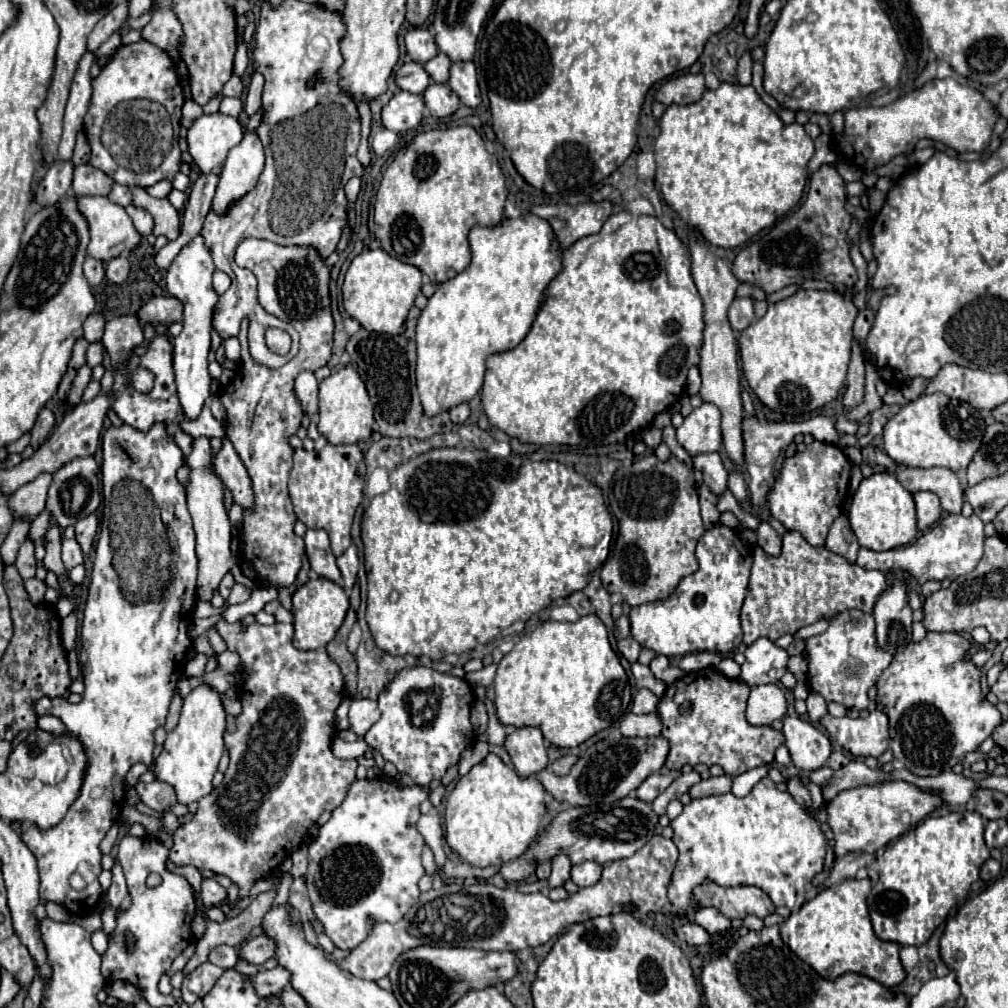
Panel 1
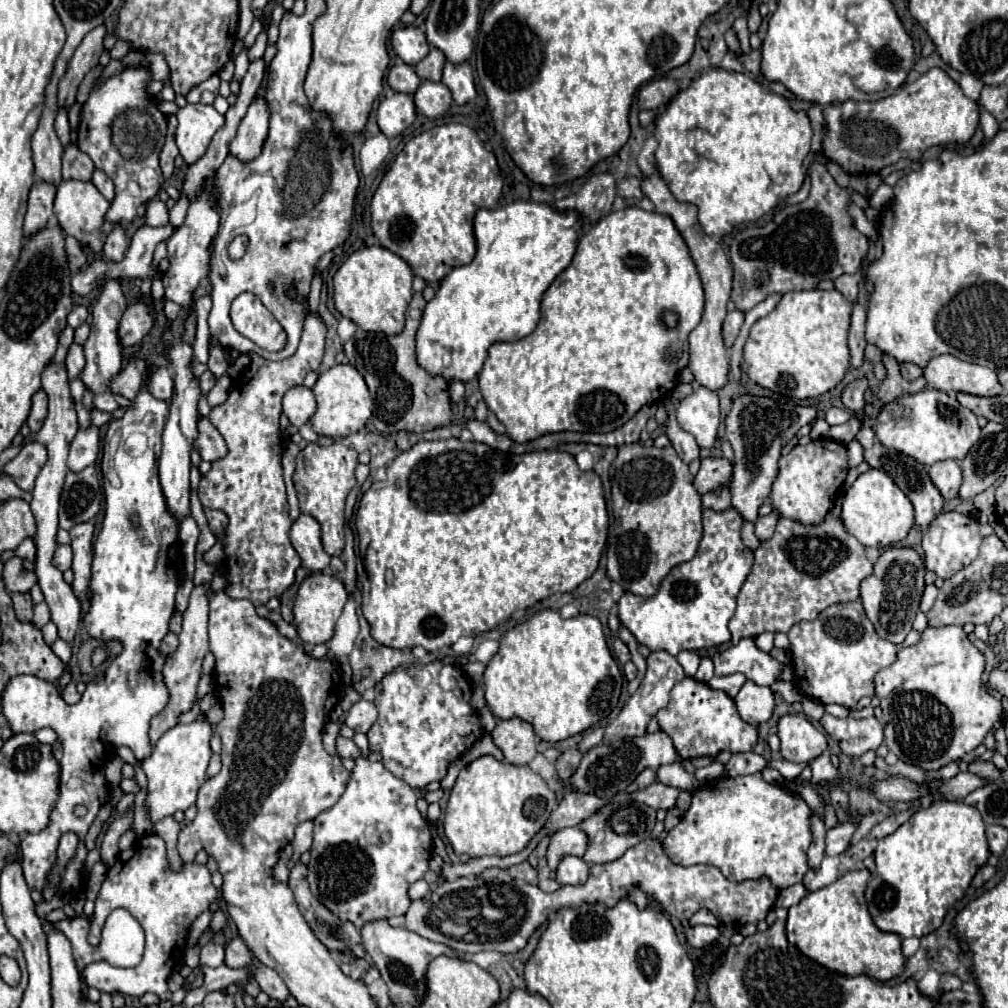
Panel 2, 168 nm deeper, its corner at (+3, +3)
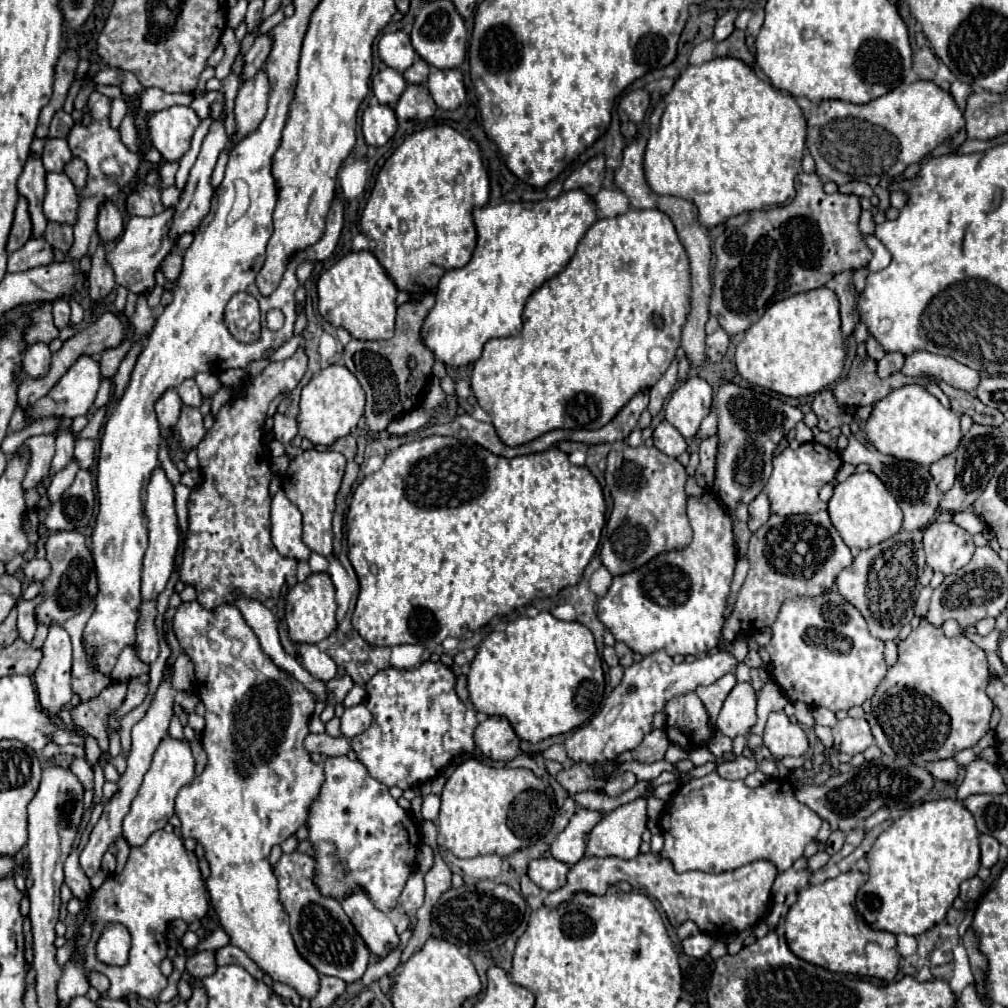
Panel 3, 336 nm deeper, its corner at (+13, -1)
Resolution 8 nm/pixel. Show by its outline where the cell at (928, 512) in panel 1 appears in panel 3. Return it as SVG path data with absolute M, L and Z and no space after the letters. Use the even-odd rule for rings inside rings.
M845 424L841 426L841 432L848 438L848 447L841 453L841 459L845 463L849 463L849 465L867 463L869 465L869 471L875 473L885 483L885 487L895 497L897 505L903 509L903 529L905 531L923 529L933 519L933 515L935 515L935 511L939 507L939 501L943 497L943 493L937 491L937 485L933 483L933 479L929 475L929 467L917 465L913 461L901 461L901 459L895 459L891 455L883 455L877 449L859 443L851 432L849 425Z

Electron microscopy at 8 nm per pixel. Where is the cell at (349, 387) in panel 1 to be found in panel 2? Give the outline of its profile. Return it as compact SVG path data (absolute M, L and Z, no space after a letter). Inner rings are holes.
M335 365L329 371L325 371L323 375L319 375L319 379L313 387L313 395L317 401L317 411L311 417L311 425L317 435L341 439L341 437L357 433L361 427L365 427L367 419L371 417L373 399L369 395L365 379L351 365Z

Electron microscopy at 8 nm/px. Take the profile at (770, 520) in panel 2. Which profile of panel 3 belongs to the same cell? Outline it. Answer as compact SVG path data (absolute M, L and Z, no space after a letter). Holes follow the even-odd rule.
M759 493L753 503L749 503L749 529L751 531L757 531L771 515L771 509L769 509L769 501L767 501L767 495L765 493Z

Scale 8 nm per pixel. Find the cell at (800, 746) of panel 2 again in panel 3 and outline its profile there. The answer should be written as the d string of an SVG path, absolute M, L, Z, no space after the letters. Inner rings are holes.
M773 711L769 715L763 733L763 741L773 757L803 757L809 751L807 733L801 725L791 723L783 711Z

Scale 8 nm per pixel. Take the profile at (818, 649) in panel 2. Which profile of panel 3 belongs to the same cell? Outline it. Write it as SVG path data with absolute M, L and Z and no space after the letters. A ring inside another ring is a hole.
M831 591L829 595L819 595L817 599L797 597L785 601L781 605L777 621L771 627L771 641L765 649L771 657L771 679L781 687L787 699L803 701L813 709L827 707L833 713L841 709L849 711L851 707L861 705L865 699L871 699L877 683L885 677L887 671L883 641L869 635L867 623L861 613L837 591Z

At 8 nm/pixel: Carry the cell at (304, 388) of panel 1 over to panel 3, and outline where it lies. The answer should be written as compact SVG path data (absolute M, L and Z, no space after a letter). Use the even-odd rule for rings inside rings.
M277 413L273 417L273 421L275 421L273 431L275 431L277 441L289 445L291 439L297 435L297 419L295 417L289 417L289 415L283 415L283 413Z

